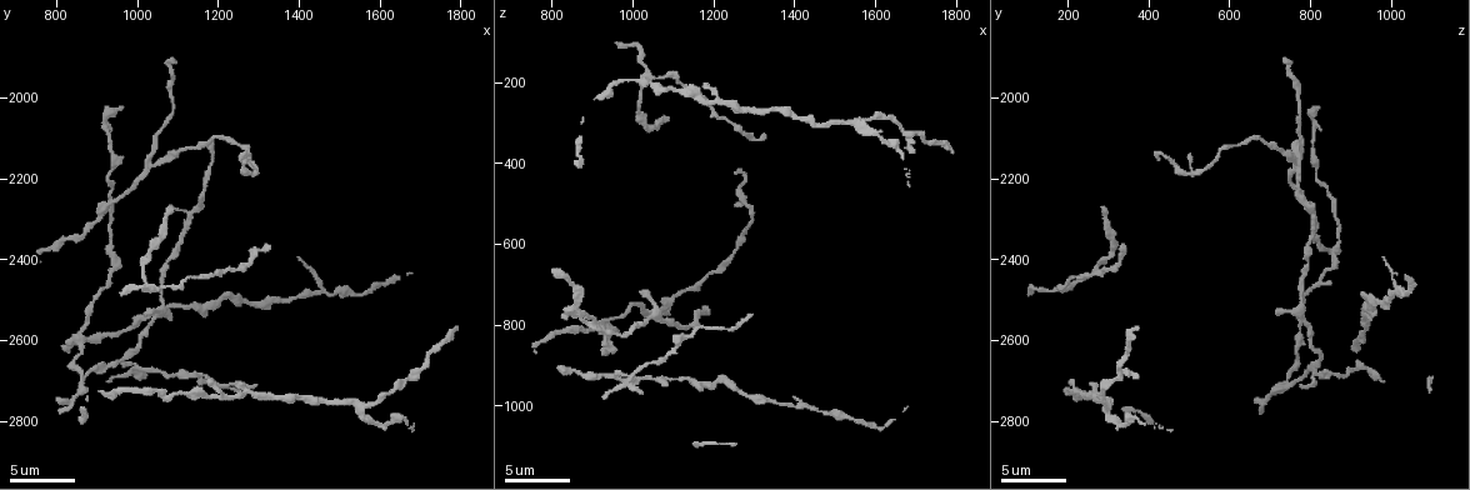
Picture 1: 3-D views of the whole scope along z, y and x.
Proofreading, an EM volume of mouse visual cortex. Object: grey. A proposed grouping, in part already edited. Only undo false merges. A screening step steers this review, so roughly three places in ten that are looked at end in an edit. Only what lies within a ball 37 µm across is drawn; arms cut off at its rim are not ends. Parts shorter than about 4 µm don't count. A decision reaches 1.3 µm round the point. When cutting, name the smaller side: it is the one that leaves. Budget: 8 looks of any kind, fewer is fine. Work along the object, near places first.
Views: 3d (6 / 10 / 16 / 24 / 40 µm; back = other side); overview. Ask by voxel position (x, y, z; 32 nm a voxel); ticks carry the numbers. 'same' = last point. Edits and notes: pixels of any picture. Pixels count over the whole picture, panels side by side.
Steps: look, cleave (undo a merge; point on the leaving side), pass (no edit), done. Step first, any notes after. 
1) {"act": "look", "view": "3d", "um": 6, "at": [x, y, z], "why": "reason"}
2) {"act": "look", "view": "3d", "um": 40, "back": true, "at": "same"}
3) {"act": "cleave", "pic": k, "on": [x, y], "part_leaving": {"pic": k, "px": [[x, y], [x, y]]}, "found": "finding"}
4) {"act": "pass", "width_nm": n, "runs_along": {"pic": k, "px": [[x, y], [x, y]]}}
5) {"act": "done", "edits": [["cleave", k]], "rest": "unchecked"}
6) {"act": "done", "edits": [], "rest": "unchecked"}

{"act": "look", "view": "3d", "um": 10, "at": [1295, 2185, 530], "why": "three arms meet"}

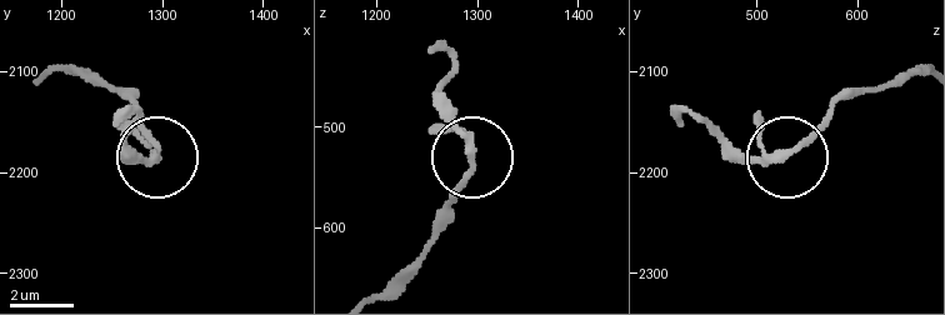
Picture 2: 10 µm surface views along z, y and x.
{"act": "look", "view": "3d", "um": 10, "back": true, "at": [1294, 2184, 526], "why": "from behind"}

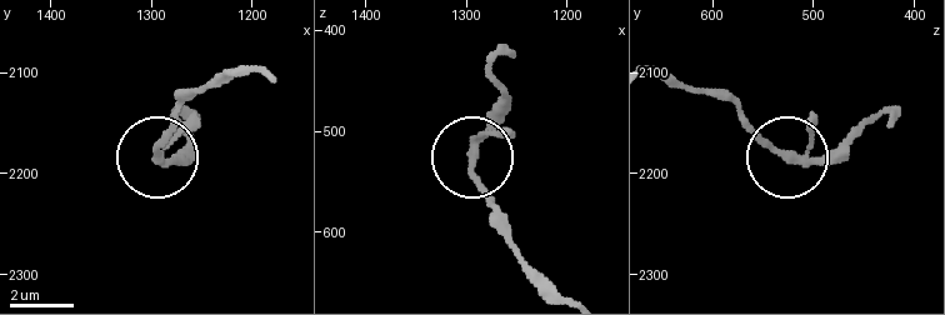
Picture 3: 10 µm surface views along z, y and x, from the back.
{"act": "pass", "runs_along": {"pic": 3, "px": [[553, 288], [518, 248], [473, 159], [475, 143], [510, 98]]}, "found": "continuous, no second cell"}

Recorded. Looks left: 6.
{"act": "look", "view": "3d", "um": 16, "at": [1030, 2145, 770], "why": "two arms in line, one across"}

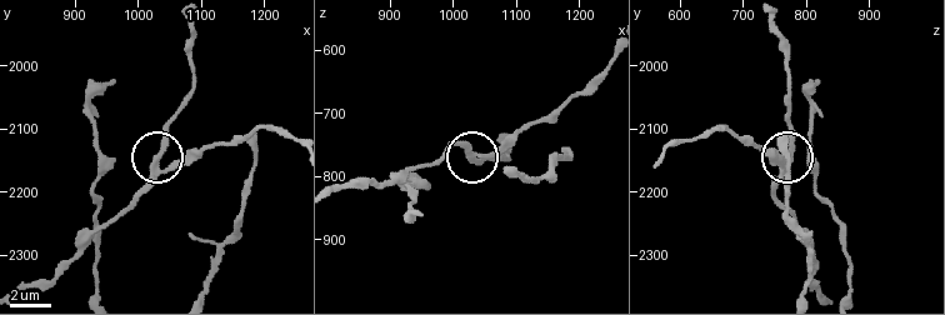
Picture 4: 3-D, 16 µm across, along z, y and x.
{"act": "look", "view": "3d", "um": 16, "back": true, "at": [1035, 2140, 775]}

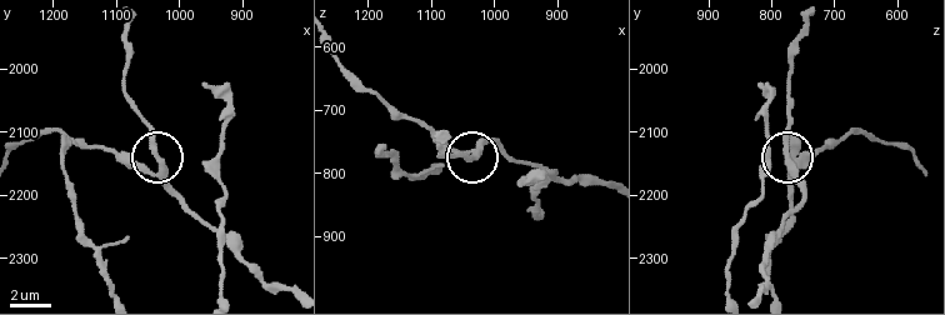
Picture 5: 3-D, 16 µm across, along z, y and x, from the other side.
{"act": "pass", "width_nm": 260, "found": "continuous, no second cell"}

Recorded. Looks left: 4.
{"act": "look", "view": "3d", "um": 6, "at": [980, 2640, 825]}

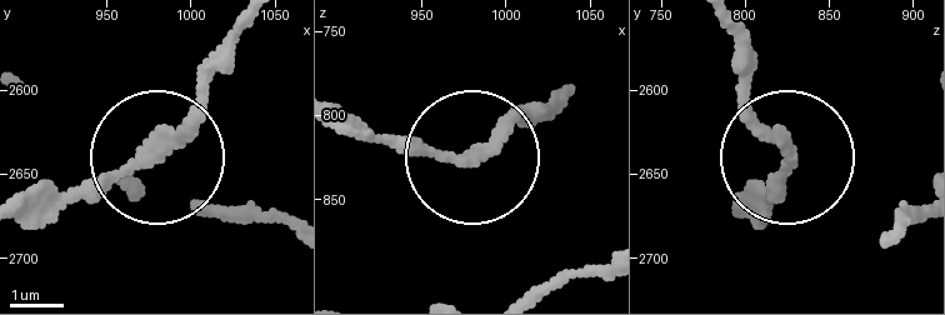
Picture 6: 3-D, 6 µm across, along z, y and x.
{"act": "pass", "runs_along": {"pic": 6, "px": [[515, 115], [461, 155], [381, 141], [341, 115]]}, "found": "continuous, no second cell"}

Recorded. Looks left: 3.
{"act": "look", "view": "3d", "um": 16, "at": [1455, 2475, 1010], "why": "side arm on a straight run"}

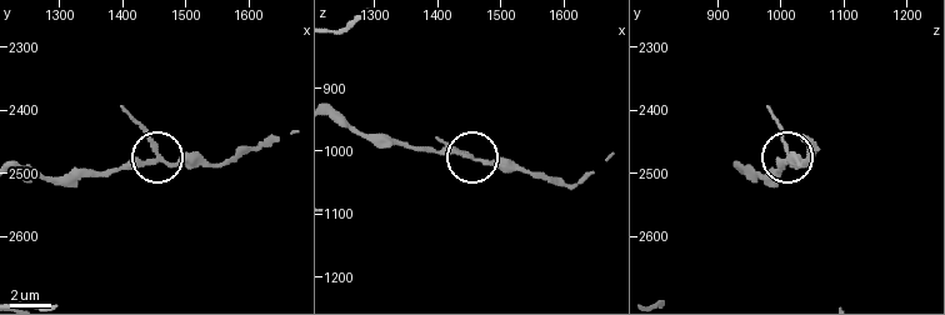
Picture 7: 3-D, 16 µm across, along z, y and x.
{"act": "pass", "arms": 3, "runs_along": {"pic": 7, "px": [[335, 115], [370, 135], [535, 171]]}, "found": "continuous, no second cell"}

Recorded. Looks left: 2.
{"act": "done", "edits": [], "rest": "unchecked"}

